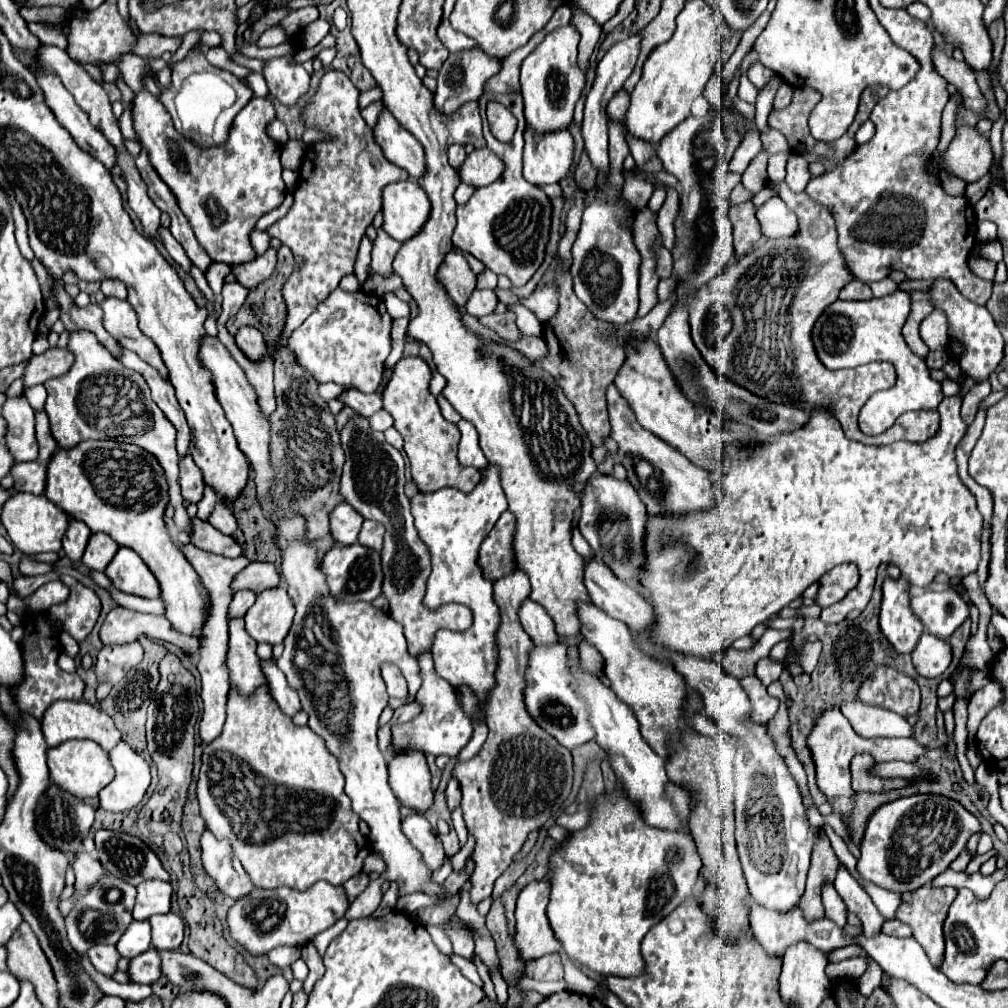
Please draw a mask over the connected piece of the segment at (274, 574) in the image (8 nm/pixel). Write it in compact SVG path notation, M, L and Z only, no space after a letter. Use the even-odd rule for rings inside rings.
M252 562L250 568L244 568L238 574L238 580L234 580L234 592L238 588L250 588L256 594L266 590L266 588L274 588L280 584L280 572L274 564L270 562Z

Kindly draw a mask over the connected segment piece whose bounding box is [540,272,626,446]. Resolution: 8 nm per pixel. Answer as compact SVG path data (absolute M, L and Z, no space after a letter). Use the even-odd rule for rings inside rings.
M566 272L566 276L562 276L558 316L554 316L550 324L544 324L544 340L548 344L548 356L540 362L540 366L546 368L546 372L550 372L558 380L560 388L566 392L566 398L574 402L580 414L580 424L584 426L594 446L602 446L604 438L610 436L606 388L614 382L616 372L620 370L626 358L624 348L618 348L618 344L610 344L610 340L602 340L600 332L602 330L610 332L610 328L616 326L600 324L600 320L594 320L594 316L590 316L590 310L578 300L578 296L572 290L570 272Z

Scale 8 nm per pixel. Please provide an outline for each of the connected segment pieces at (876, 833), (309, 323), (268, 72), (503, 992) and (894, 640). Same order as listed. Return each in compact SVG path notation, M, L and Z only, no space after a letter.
M920 794L920 796L908 796L894 800L890 804L880 806L872 818L868 820L866 836L860 846L860 860L858 860L858 872L864 880L882 886L892 892L912 892L924 884L930 884L938 874L942 874L964 850L968 838L972 834L980 832L978 818L970 814L960 802L950 800L946 796L932 796L932 794Z
M336 288L318 304L304 324L292 332L288 346L296 354L298 364L312 372L318 382L346 384L356 386L360 392L374 392L382 378L384 360L392 350L390 328L392 318L378 296Z
M292 56L272 58L264 68L270 94L284 106L294 106L310 88L310 74L302 66L292 66L290 60Z
M494 970L494 972L492 972L490 976L495 987L494 990L497 995L498 1001L502 1005L506 1005L509 999L508 984L503 979L499 970Z
M886 578L882 590L884 600L880 612L880 628L896 652L912 652L924 632L924 626L910 608L908 580Z

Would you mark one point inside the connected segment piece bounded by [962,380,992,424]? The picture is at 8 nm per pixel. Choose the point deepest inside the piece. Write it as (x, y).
(971, 400)

